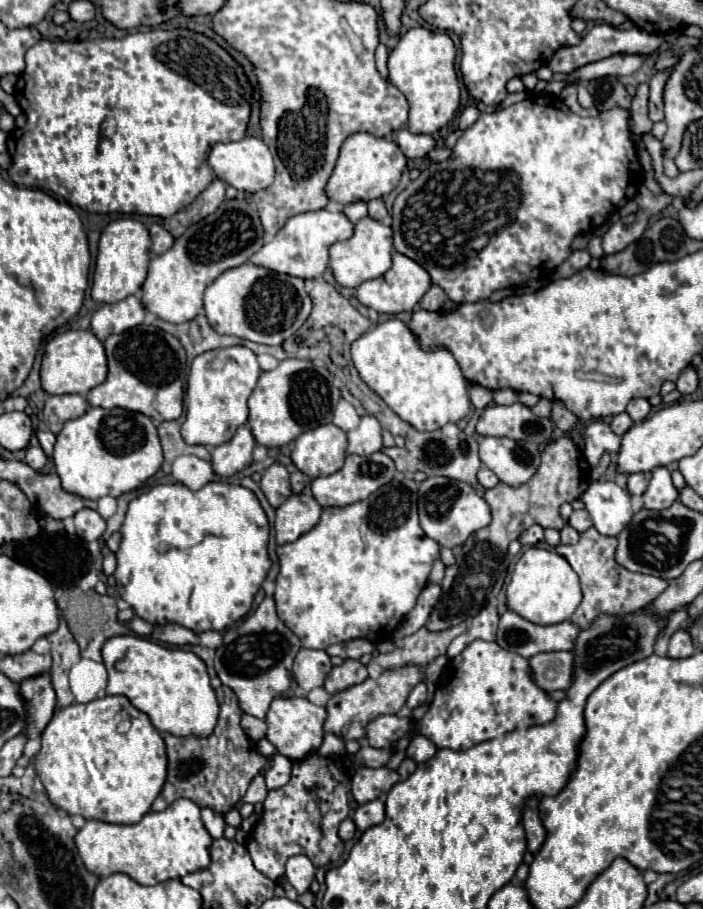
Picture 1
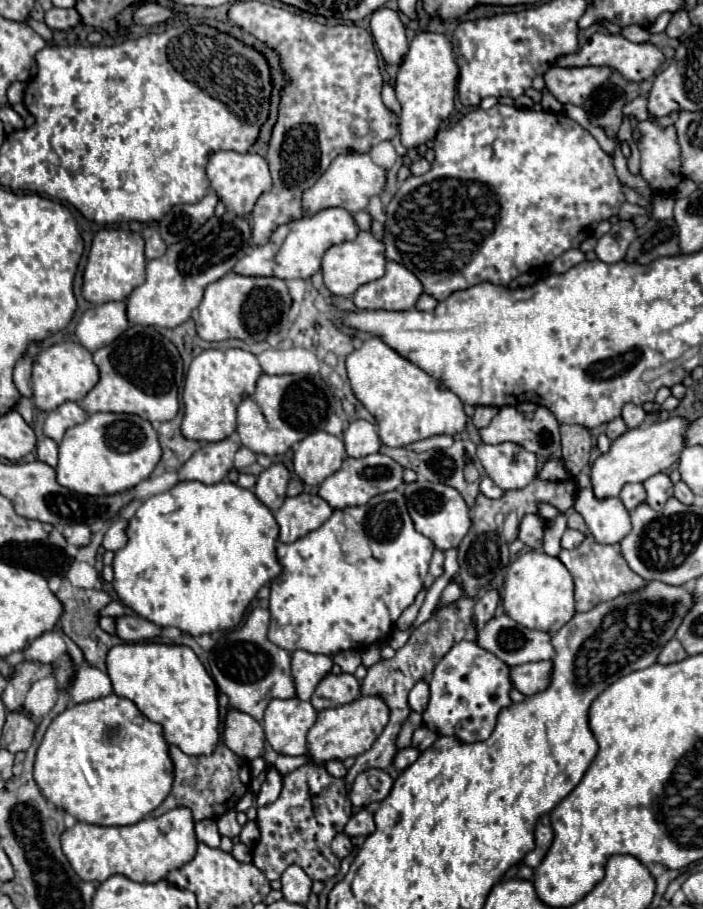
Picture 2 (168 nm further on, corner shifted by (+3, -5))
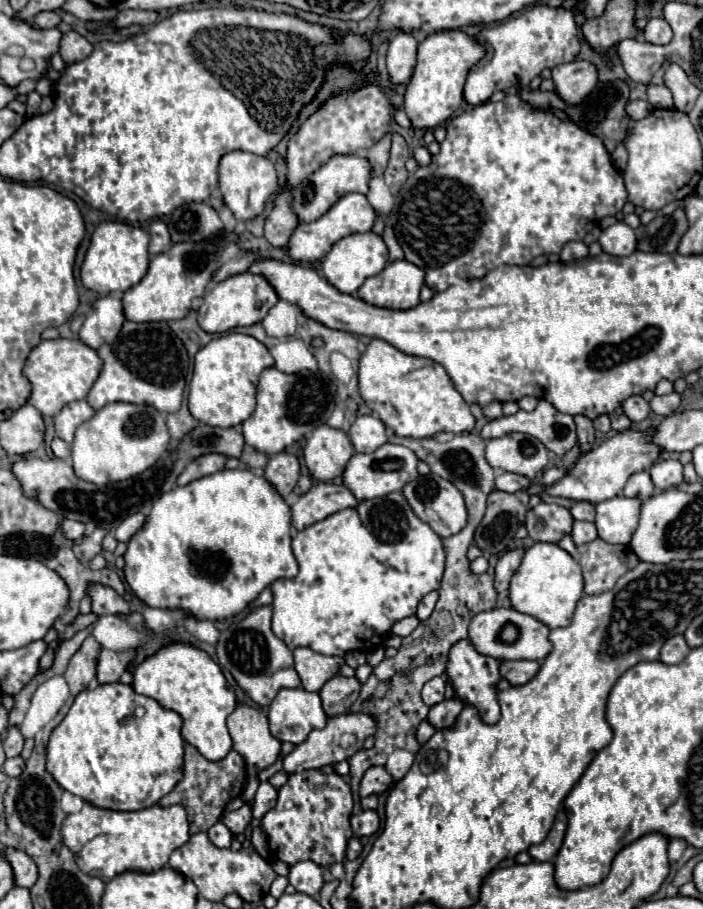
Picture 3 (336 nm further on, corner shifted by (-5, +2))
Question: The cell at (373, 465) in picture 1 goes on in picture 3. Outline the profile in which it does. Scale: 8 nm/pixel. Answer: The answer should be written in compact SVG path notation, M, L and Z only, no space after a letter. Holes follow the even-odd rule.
M383 444L371 454L353 454L343 470L343 486L347 486L357 500L379 498L389 492L401 490L409 480L417 478L417 456L413 450L397 444Z

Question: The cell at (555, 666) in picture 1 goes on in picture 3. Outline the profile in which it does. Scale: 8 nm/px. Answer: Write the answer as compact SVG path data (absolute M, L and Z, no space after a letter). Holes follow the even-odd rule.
M511 660L511 662L501 662L501 676L509 680L513 686L527 684L537 672L539 672L539 662L537 660Z

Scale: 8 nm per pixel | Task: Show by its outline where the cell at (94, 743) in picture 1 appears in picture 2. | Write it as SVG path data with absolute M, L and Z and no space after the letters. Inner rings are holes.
M107 695L87 703L71 705L57 715L47 727L35 759L35 781L41 793L59 809L73 815L77 821L95 825L133 825L149 815L171 791L173 761L169 757L169 745L163 739L163 729L143 717L141 725L133 721L141 717L141 711L133 701Z

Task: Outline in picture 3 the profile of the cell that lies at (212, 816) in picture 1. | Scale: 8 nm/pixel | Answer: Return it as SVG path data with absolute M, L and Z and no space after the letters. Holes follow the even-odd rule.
M223 822L213 824L213 826L207 830L207 836L209 836L209 838L211 838L211 842L213 842L215 846L219 846L219 848L229 848L231 838L233 838L231 830L229 830Z

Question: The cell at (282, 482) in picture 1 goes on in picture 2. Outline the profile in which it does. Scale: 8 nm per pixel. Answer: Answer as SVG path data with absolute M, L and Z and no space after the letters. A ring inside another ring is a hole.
M273 463L269 469L265 469L255 483L255 495L261 503L265 503L273 513L281 507L285 501L285 491L289 483L289 471L283 463Z

